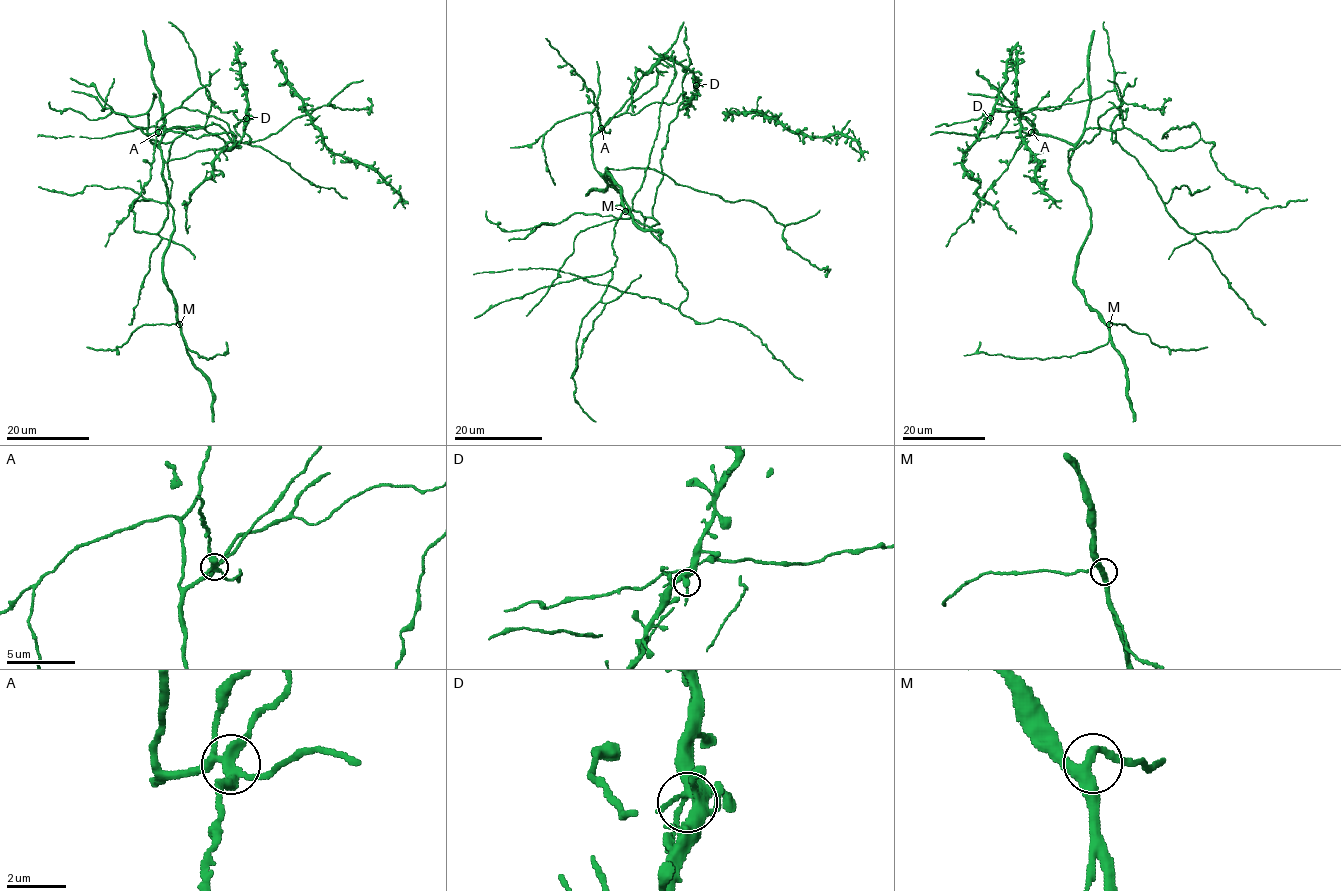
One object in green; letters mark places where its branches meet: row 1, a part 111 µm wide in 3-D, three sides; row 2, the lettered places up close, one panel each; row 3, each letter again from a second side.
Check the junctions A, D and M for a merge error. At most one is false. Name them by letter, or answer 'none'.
A

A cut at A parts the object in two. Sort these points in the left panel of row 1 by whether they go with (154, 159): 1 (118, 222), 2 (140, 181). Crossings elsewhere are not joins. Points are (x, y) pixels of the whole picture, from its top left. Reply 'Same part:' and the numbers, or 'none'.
Same part: 1, 2

